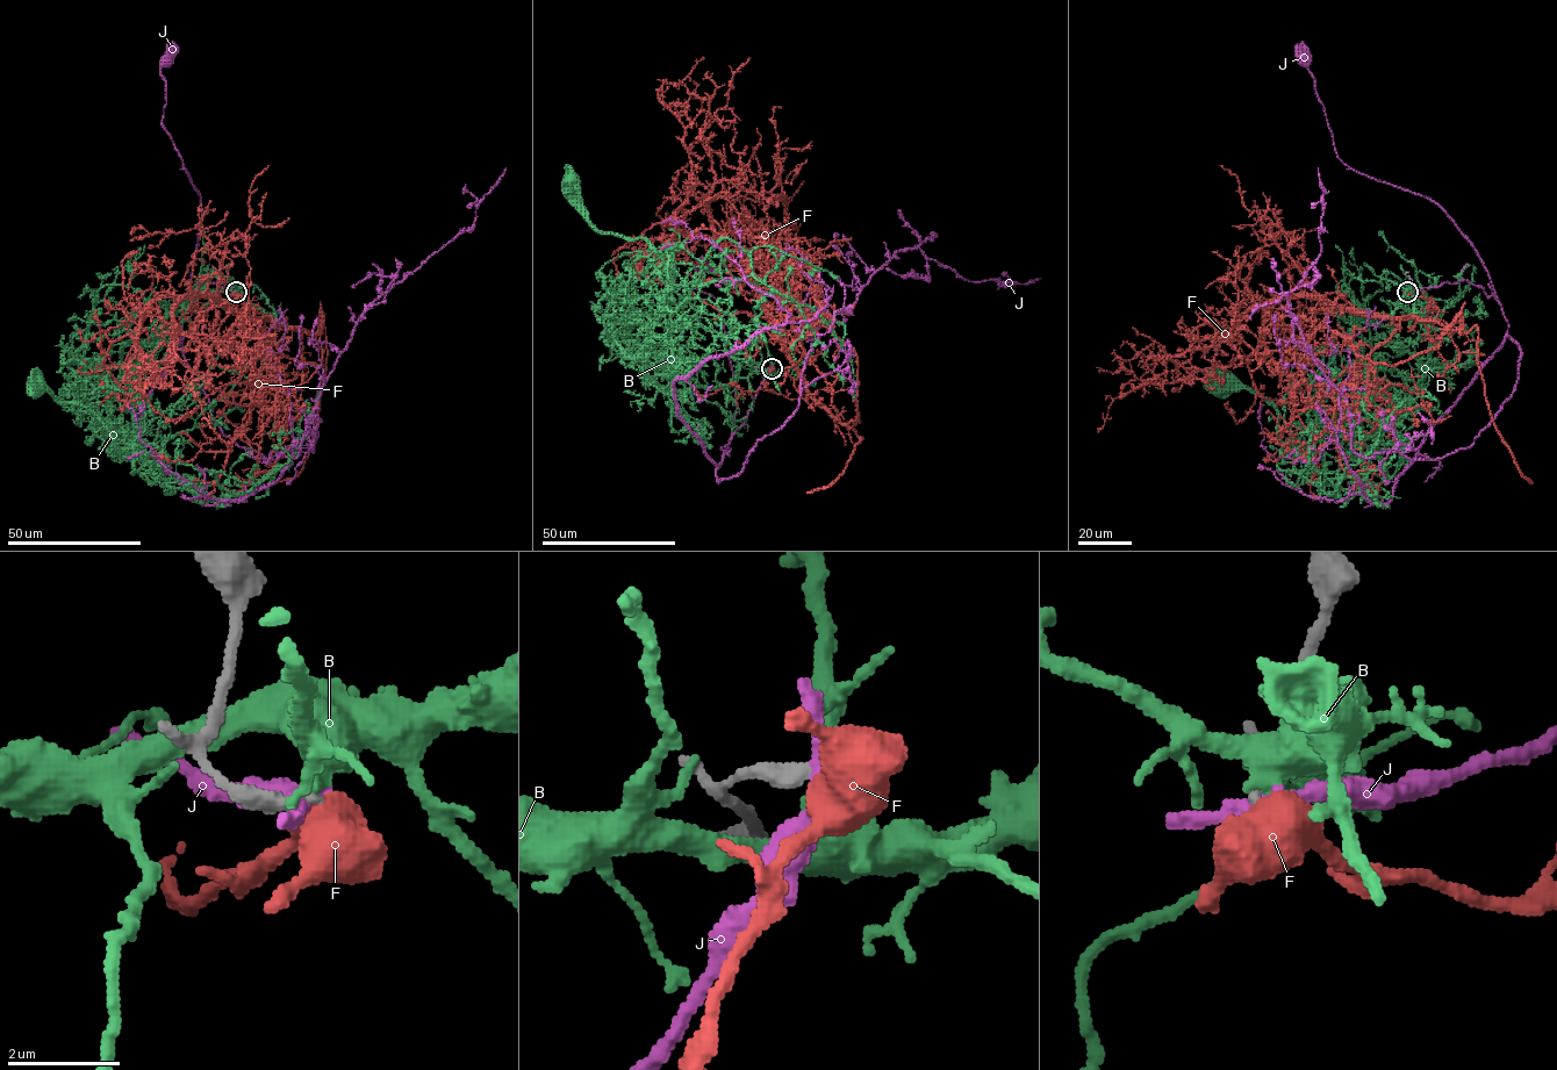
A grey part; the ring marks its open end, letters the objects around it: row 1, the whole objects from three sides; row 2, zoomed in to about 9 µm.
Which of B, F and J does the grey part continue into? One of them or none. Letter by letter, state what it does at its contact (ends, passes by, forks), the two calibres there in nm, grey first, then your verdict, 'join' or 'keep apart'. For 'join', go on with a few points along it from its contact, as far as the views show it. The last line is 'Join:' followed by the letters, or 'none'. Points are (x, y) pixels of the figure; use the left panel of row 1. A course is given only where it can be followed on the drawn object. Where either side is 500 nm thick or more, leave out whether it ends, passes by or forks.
B: it passes by; 280 nm thick on the grey side, 420 nm on the other; keep apart
F: 320 nm thick on the grey side, 500 nm on the other; keep apart
J: it passes by; 360 nm thick on the grey side, 280 nm on the other; keep apart
Join: none

